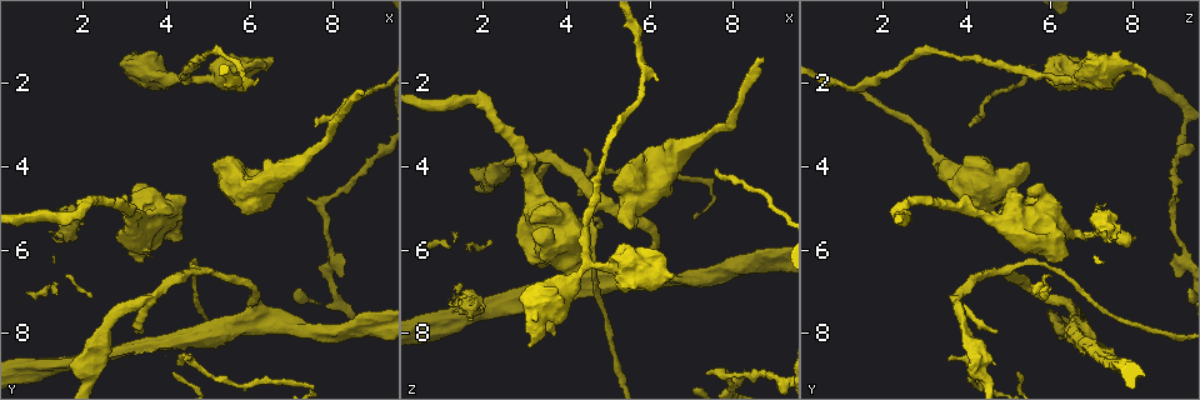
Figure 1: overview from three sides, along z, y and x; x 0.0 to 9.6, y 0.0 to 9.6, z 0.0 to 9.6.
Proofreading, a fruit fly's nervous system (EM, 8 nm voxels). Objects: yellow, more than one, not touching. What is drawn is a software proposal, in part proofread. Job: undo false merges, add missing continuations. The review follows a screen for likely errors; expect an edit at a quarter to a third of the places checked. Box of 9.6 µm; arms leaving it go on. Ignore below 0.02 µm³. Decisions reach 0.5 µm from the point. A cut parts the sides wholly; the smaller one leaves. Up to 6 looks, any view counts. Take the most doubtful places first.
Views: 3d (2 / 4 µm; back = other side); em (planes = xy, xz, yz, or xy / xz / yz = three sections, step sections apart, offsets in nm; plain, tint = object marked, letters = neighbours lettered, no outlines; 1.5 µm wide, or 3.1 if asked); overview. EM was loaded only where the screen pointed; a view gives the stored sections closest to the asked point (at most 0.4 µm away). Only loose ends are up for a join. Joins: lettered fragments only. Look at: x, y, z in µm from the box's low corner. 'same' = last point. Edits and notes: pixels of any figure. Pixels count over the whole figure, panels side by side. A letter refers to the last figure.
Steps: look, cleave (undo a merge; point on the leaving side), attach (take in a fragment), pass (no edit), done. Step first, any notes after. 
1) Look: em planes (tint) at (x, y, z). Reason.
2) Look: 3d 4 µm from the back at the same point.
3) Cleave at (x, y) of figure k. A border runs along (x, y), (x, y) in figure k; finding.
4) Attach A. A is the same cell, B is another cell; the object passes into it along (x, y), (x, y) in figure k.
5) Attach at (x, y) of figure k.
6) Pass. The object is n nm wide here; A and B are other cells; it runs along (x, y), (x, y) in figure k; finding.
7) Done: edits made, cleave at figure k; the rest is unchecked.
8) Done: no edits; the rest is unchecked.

Look: em xy step 8 (tint) at (3.45, 7.20, 3.75). Branch point.

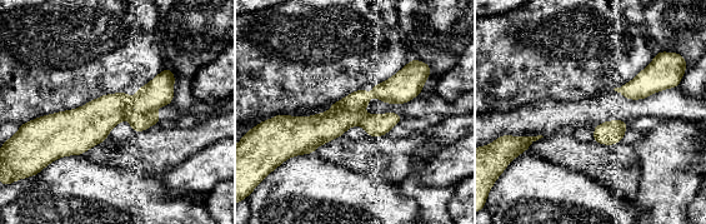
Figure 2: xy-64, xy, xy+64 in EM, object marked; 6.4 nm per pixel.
Look: em xy step 8 (letters) at the same point. See the neighbours.

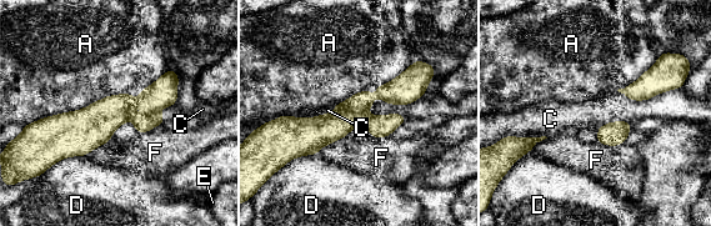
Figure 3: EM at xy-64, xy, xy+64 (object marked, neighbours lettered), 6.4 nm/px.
Cleave at (379, 125) of figure 3. A, C, D, E and F are other cells; a border runs along (367, 117), (362, 125) in figure 3; two neurons meet here.

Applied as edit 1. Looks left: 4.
Look: 3d 4 µm at (3.15, 1.85, 8.30). Free end.

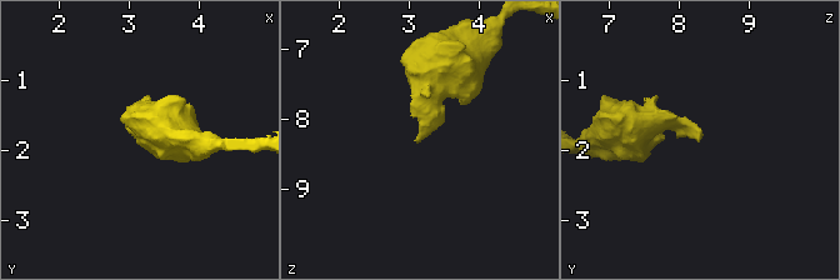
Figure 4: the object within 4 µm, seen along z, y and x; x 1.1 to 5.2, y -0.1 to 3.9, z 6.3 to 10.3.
Look: em yz step 8 (letters) at (3.05, 1.80, 8.30).

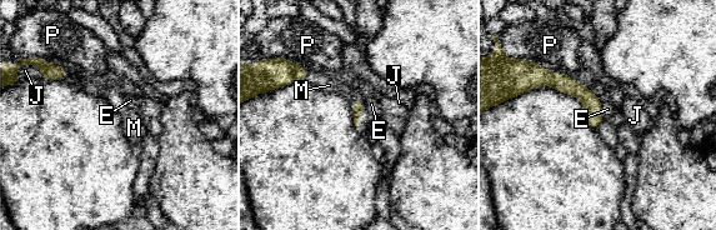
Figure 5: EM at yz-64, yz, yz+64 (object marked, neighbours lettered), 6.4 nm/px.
Look: em xz step 8 (letters) at the same point. Cut it another way.

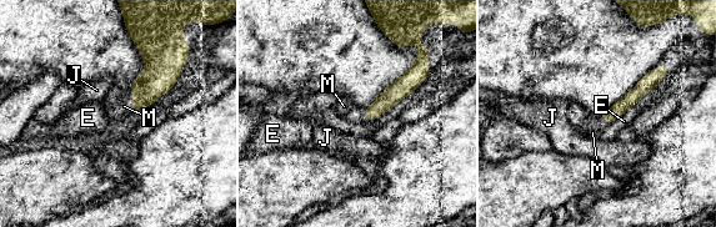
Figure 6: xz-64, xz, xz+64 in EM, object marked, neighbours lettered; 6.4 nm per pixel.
Attach M. M is the same cell, E and J are other cells; the object passes into it along (160, 75), (131, 100), (115, 109) in figure 6; it goes on there.

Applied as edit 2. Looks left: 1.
Look: em planes (letters) at (7.35, 4.75, 9.00). Tapers out.

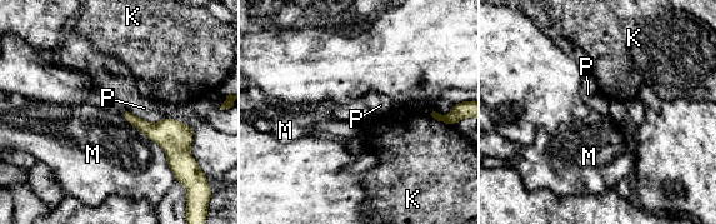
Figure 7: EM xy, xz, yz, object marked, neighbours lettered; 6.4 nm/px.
Pass. K, M and P are other cells; a border runs along (120, 114), (164, 152), (175, 178) in figure 7; none of them fits.

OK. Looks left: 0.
Done: edits made, cleave at figure 3, attach at figure 6; the rest is unchecked.

